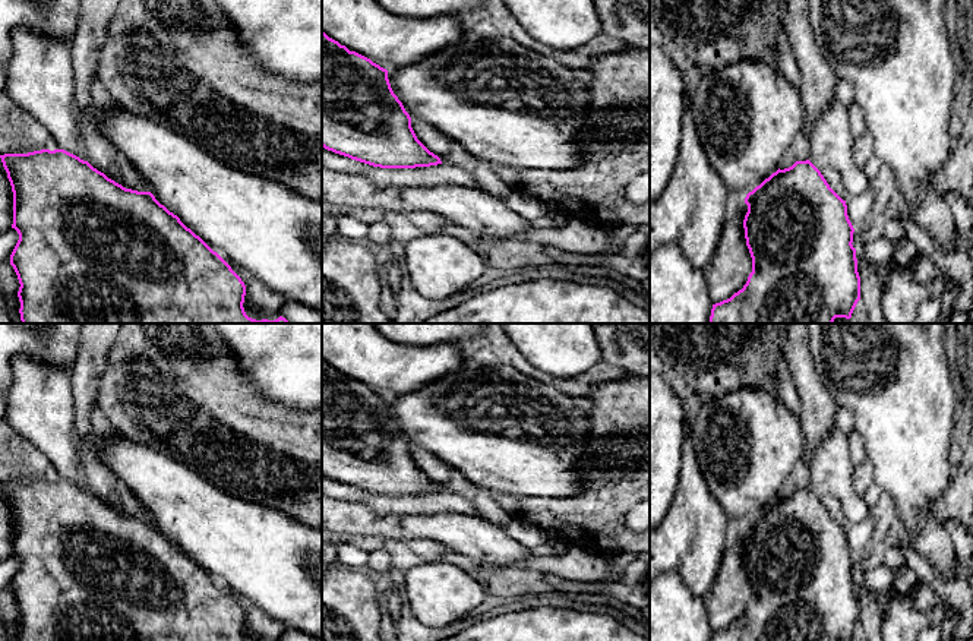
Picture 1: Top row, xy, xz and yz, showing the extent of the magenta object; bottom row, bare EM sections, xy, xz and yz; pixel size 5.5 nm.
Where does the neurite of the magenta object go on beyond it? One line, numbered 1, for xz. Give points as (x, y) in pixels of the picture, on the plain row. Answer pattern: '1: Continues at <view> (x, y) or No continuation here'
1: No continuation here

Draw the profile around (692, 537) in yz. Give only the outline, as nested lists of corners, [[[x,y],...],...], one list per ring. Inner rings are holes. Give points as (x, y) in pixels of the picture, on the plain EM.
[[[688,432],[682,443],[682,468],[673,502],[664,520],[650,533],[650,580],[676,571],[694,596],[705,599],[729,546],[727,521],[724,509],[705,483]]]

